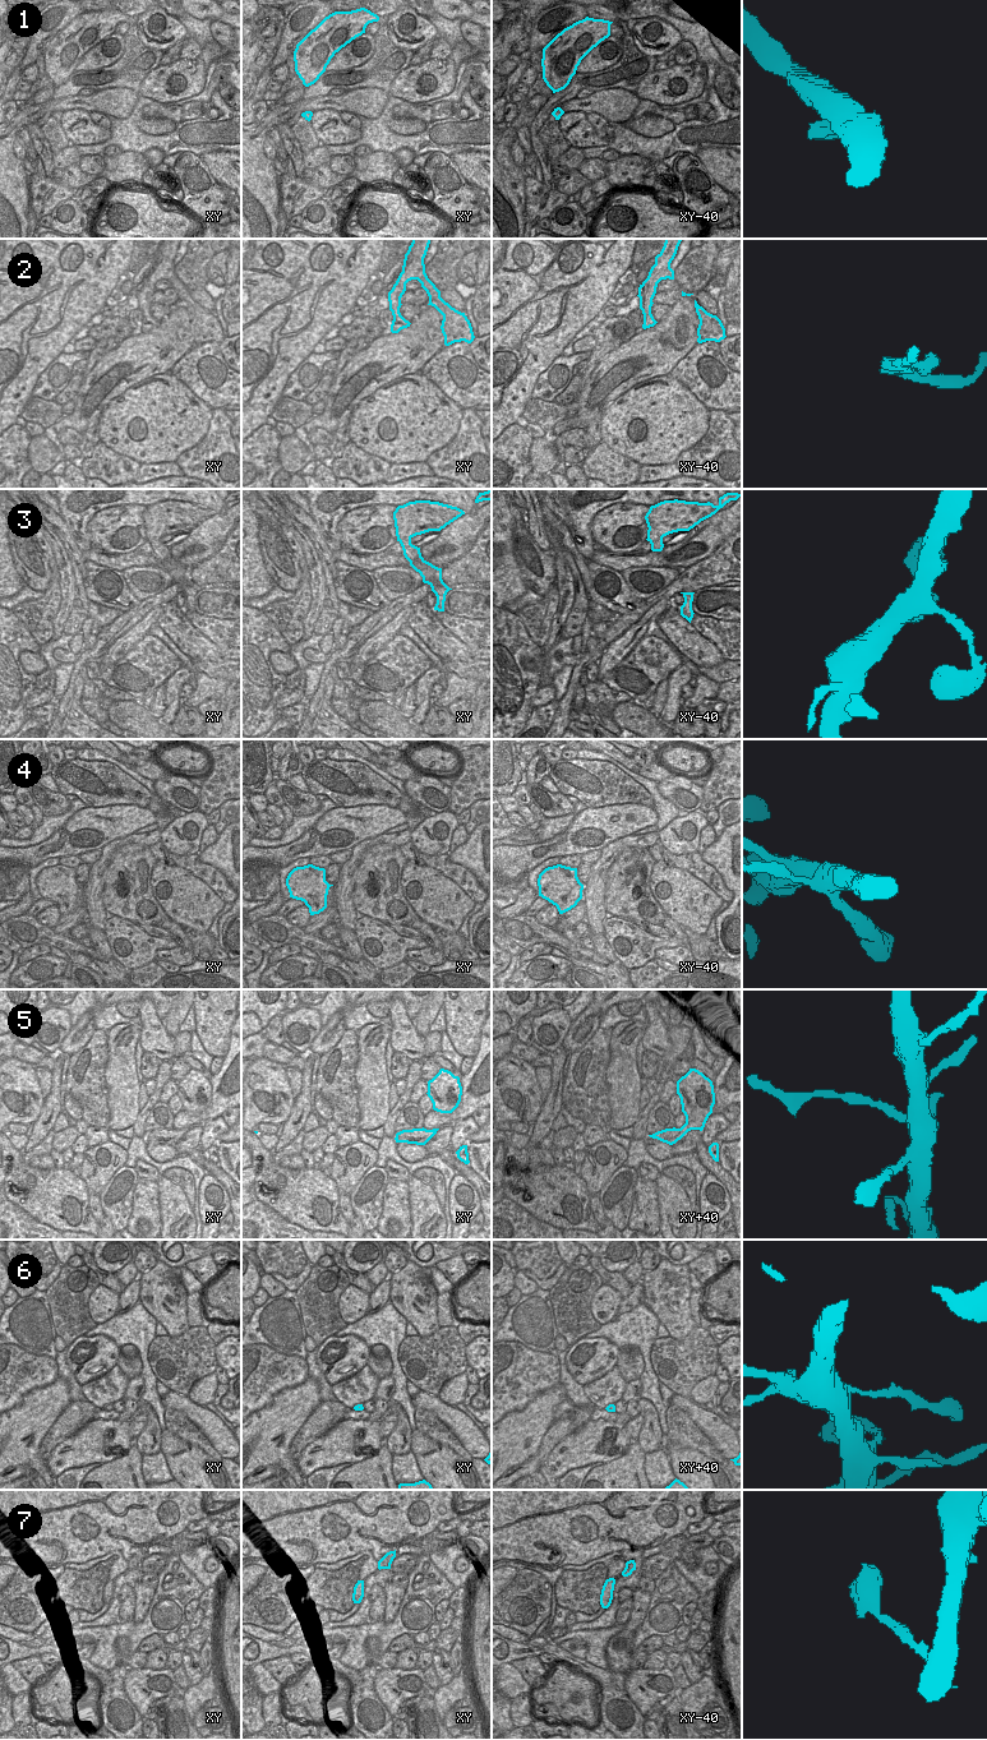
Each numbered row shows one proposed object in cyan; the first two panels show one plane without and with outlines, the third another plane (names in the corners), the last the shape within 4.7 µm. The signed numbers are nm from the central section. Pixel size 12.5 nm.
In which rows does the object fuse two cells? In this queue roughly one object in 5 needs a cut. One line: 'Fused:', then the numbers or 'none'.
Fused: 5, 6

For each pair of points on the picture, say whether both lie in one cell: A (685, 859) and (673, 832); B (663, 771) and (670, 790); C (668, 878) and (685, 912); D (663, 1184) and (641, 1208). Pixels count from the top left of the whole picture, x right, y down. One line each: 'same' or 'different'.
A: different
B: different
C: same
D: different

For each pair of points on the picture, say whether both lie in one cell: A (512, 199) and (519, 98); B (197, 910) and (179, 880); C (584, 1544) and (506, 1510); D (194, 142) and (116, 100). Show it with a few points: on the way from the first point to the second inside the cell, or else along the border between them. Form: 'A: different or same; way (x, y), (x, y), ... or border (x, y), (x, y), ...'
A: different; border (524, 105), (519, 106)
B: same; way (189, 903), (179, 892), (179, 887)
C: same; way (563, 1523), (522, 1523)
D: different; border (138, 95), (137, 102), (128, 116), (109, 116)

